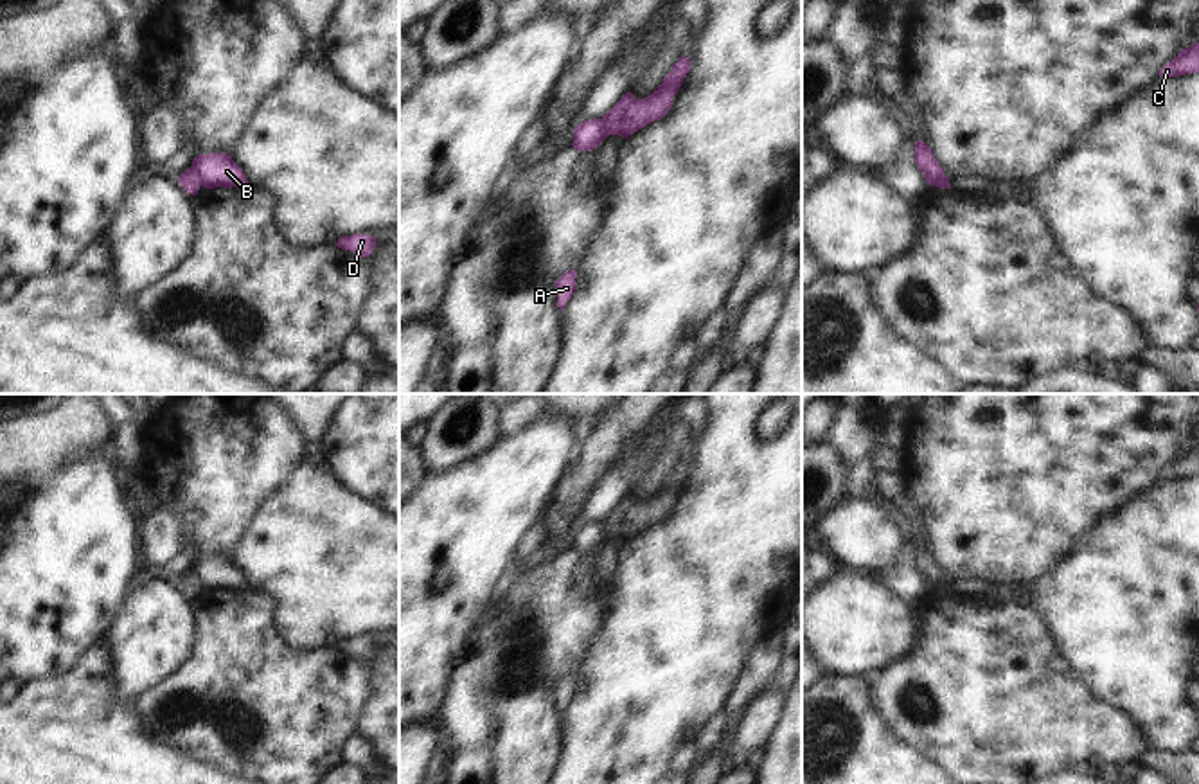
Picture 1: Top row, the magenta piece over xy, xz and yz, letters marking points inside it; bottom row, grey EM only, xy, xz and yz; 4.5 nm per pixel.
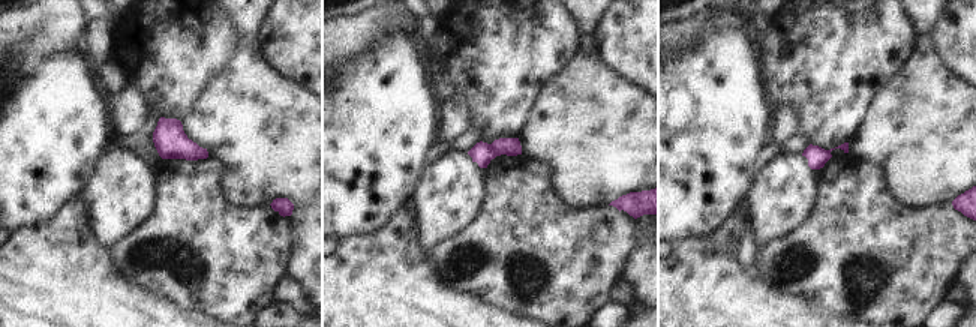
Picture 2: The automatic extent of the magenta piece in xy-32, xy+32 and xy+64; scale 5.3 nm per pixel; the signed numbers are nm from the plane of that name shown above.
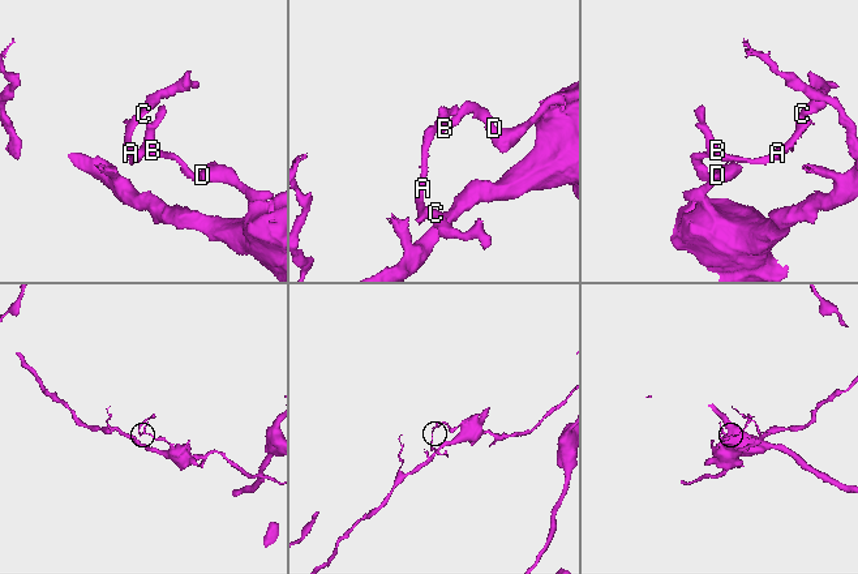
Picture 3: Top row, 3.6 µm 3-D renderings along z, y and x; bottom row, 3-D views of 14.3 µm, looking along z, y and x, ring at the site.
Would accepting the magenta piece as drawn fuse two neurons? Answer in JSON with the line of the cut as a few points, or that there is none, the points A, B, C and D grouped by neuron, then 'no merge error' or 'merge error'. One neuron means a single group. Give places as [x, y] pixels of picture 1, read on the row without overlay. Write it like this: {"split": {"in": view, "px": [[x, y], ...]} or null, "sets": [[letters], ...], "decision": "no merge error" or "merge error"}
{"split": {"in": "xy", "px": [[191, 569], [202, 587]]}, "sets": [["A", "C"], ["B", "D"]], "decision": "merge error"}

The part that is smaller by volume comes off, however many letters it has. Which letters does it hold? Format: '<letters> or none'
A, C

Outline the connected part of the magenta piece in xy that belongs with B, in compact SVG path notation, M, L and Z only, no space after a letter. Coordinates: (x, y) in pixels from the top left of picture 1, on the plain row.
M209 556L198 557L191 568L200 583L201 588L207 592L214 590L252 590L243 575L243 572L232 563L226 556Z

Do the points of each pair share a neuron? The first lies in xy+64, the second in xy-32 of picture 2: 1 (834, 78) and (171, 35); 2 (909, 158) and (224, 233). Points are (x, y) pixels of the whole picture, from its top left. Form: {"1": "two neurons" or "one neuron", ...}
{"1": "one neuron", "2": "two neurons"}

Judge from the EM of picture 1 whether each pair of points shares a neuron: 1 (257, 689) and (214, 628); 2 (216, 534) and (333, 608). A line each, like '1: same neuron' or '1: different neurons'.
1: same neuron
2: different neurons

